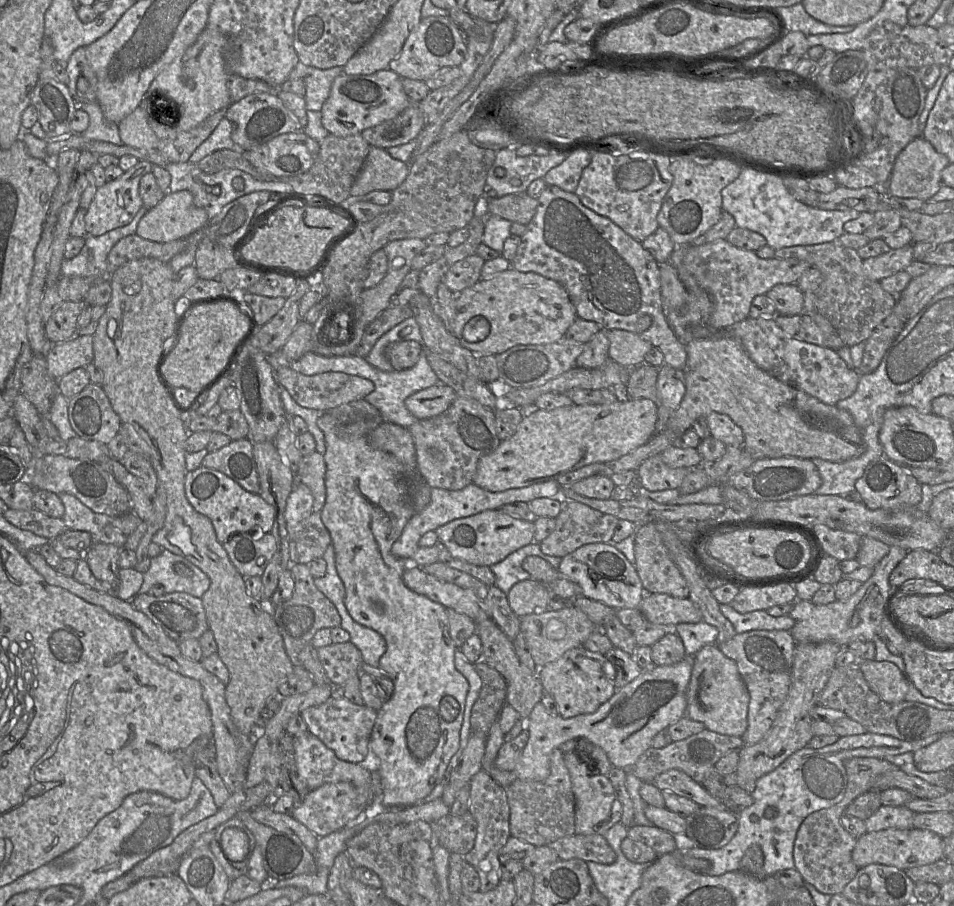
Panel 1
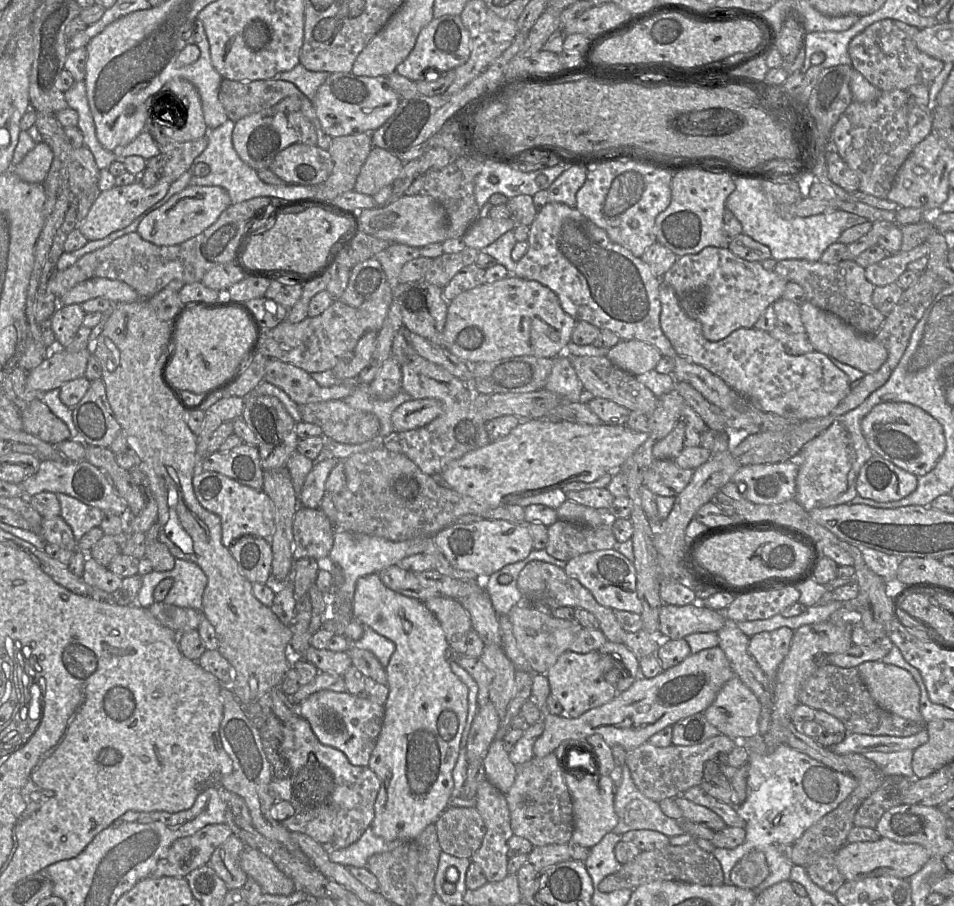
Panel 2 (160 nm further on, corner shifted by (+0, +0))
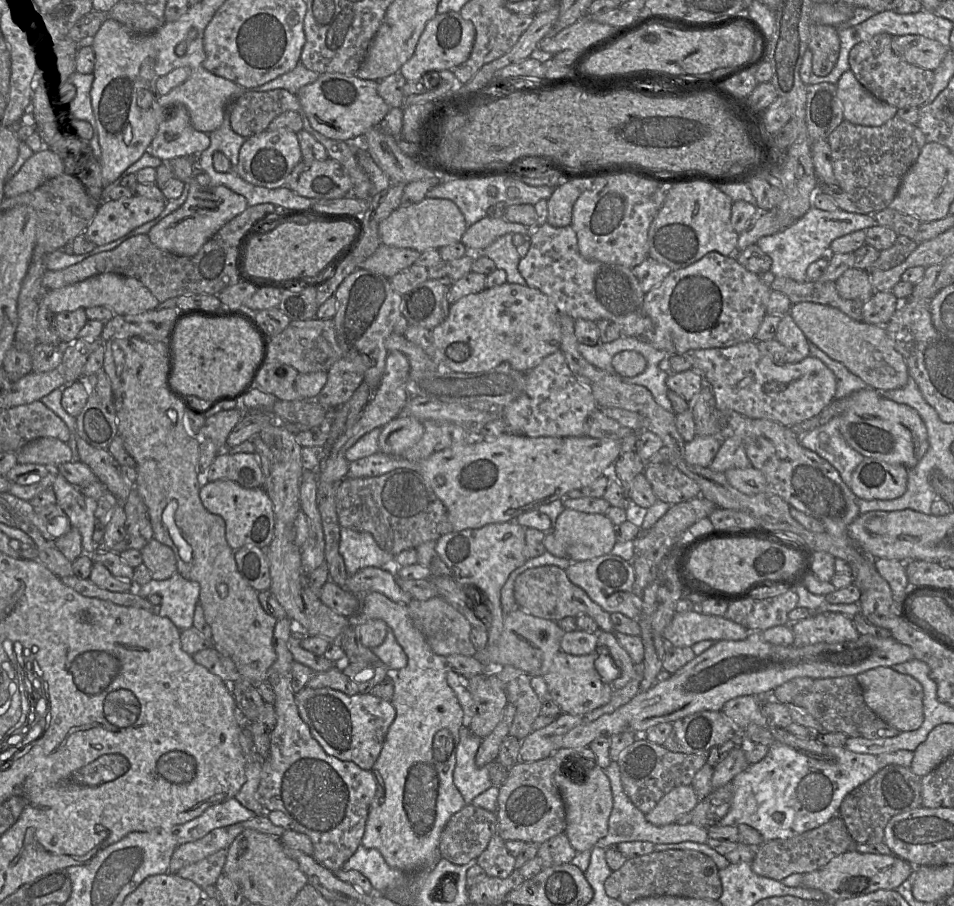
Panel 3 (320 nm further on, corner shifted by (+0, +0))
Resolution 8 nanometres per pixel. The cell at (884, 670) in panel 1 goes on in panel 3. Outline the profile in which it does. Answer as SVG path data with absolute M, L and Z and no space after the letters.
M876 667L856 675L867 706L900 732L917 730L924 721L923 688L912 676L891 667Z

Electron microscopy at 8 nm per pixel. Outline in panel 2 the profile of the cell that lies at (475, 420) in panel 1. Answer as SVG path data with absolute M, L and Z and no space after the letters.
M409 343L405 349L405 356L406 361L401 365L402 389L413 399L438 400L442 406L442 413L423 427L388 434L383 440L383 445L391 452L408 457L423 473L439 476L450 462L491 442L486 431L487 422L475 409L474 394L469 385L443 367L421 357Z

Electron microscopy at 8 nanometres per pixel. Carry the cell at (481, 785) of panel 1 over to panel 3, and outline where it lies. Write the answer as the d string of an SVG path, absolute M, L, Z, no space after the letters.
M495 833L487 848L476 859L489 877L506 878L515 868L516 858L506 848L505 841Z

